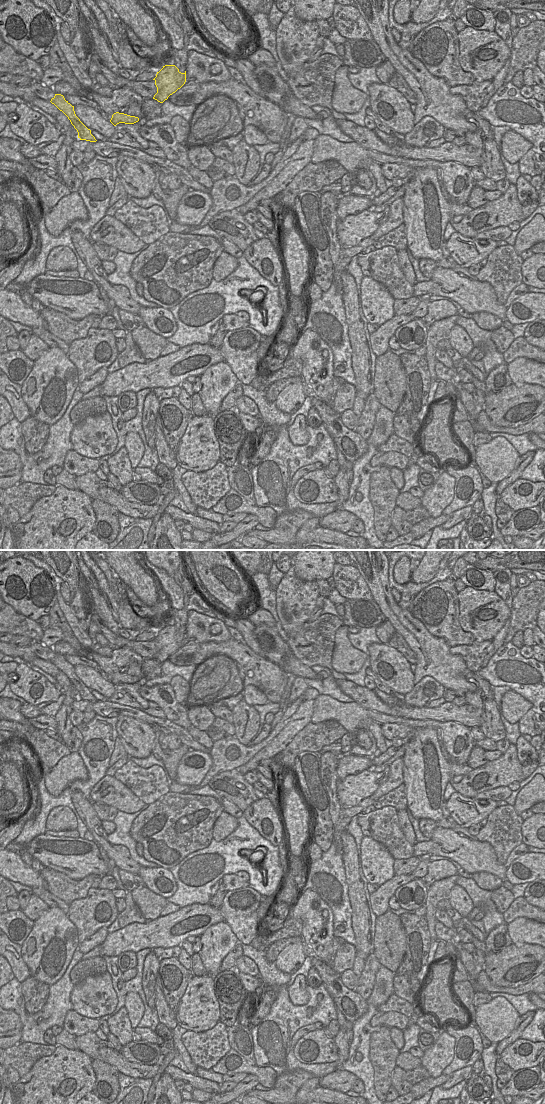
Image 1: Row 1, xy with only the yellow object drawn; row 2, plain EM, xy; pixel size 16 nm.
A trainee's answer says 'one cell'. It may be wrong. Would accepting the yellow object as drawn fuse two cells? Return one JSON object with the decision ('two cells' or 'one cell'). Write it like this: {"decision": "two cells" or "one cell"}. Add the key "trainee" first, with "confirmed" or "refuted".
{"trainee": "refuted", "decision": "two cells"}

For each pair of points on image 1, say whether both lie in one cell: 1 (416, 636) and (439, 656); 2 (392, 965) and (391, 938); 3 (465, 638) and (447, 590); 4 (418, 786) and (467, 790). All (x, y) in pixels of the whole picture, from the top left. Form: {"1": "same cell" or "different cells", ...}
{"1": "same cell", "2": "same cell", "3": "same cell", "4": "different cells"}

